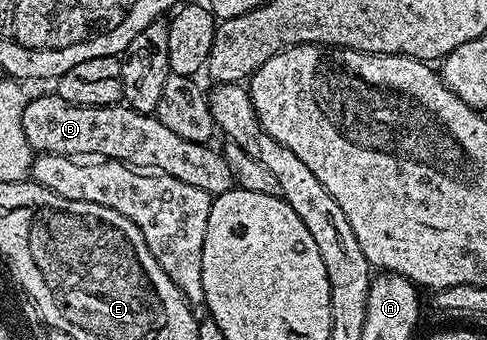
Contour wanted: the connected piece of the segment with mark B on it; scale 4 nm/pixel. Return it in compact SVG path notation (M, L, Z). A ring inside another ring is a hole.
M50 91L43 97L31 96L27 100L22 126L24 139L35 154L51 153L75 159L122 161L139 171L172 175L172 179L180 179L180 183L200 187L200 191L209 193L211 198L227 193L236 185L232 167L226 162L222 151L213 149L213 144L192 143L164 127L157 115L141 113L125 103L104 107L69 105L58 97L57 92Z

